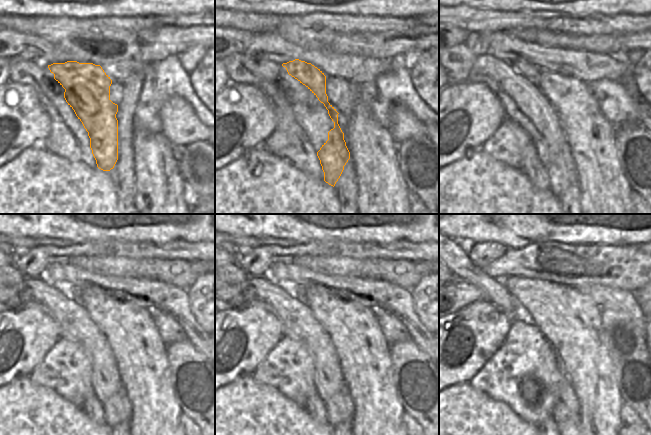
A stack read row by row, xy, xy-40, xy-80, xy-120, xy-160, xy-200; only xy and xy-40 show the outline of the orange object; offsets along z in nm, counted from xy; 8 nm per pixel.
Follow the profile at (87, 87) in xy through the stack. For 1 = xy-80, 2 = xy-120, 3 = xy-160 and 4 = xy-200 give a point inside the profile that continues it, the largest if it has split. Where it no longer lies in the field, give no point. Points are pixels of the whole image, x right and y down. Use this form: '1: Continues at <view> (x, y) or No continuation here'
1: Continues at xy-80 (561, 170)
2: Continues at xy-120 (117, 408)
3: Continues at xy-160 (340, 407)
4: Continues at xy-200 (576, 417)

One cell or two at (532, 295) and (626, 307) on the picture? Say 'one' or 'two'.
two

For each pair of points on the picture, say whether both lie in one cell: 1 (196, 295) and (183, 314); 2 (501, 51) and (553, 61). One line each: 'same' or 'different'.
1: different
2: same

